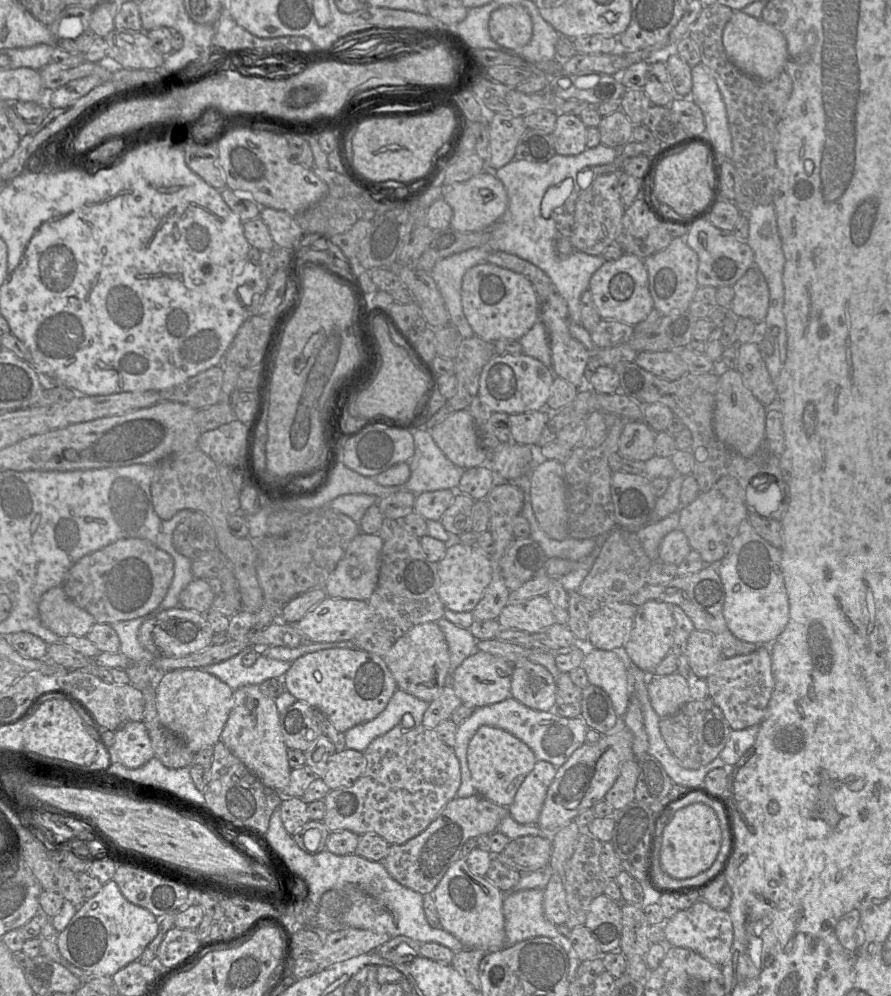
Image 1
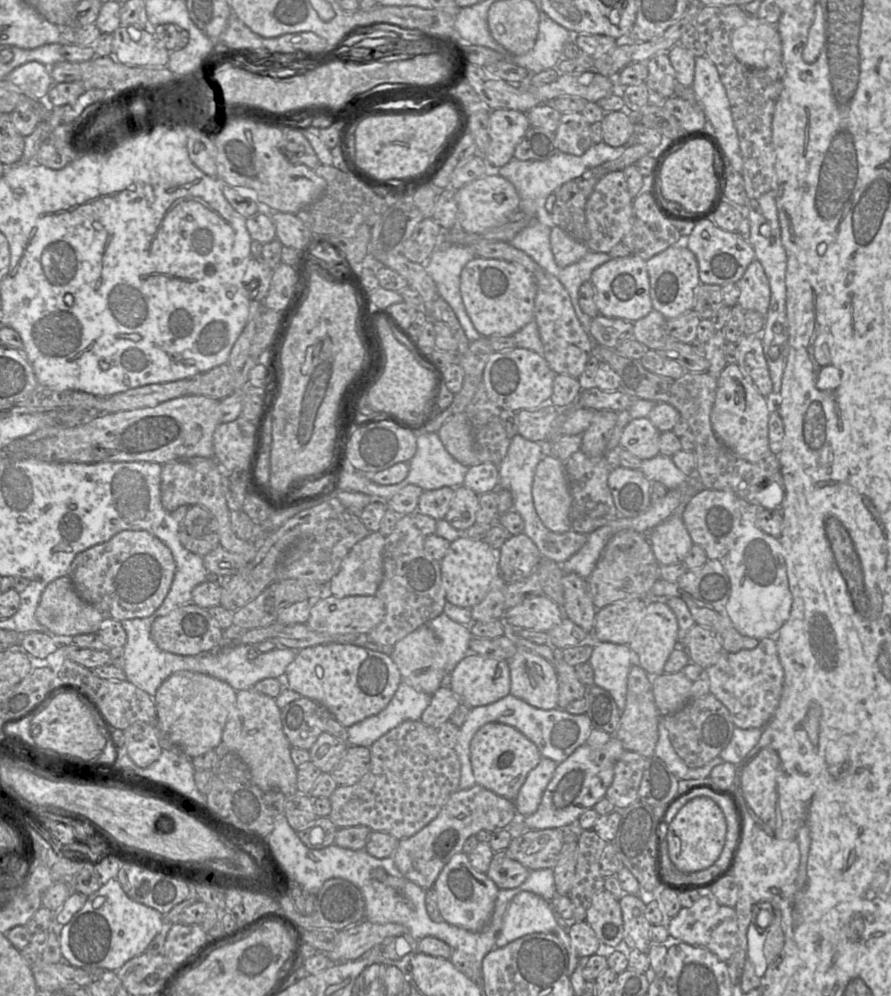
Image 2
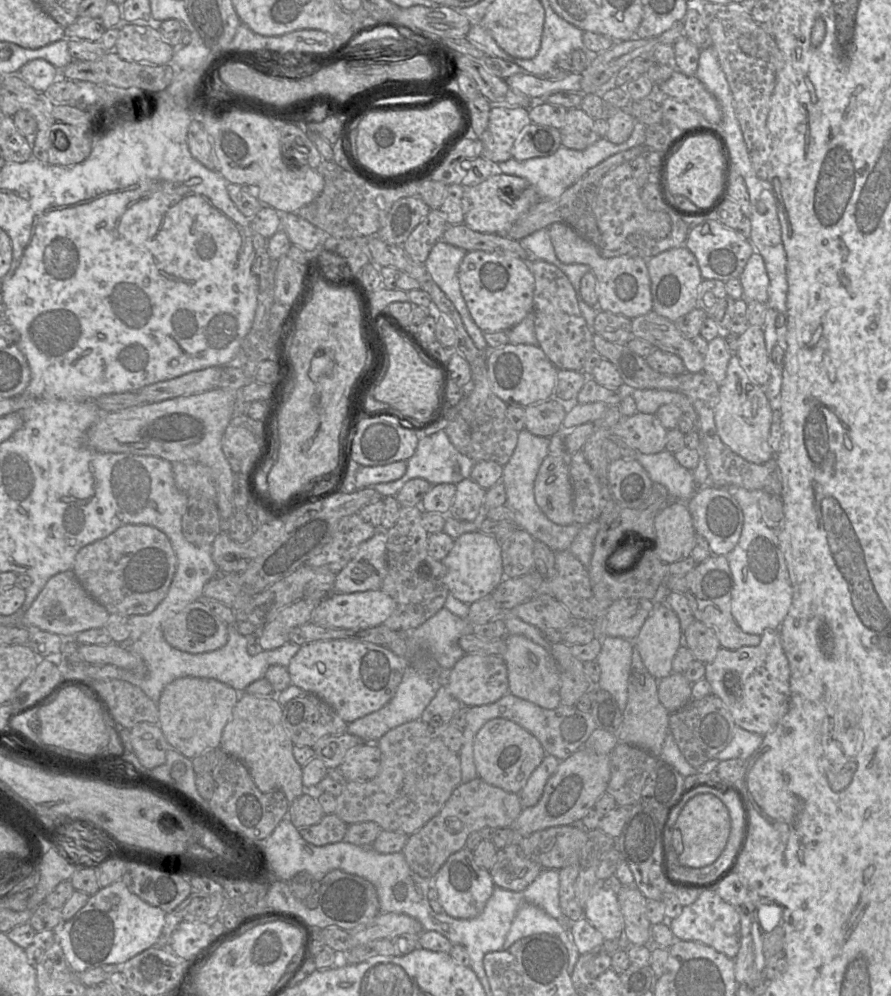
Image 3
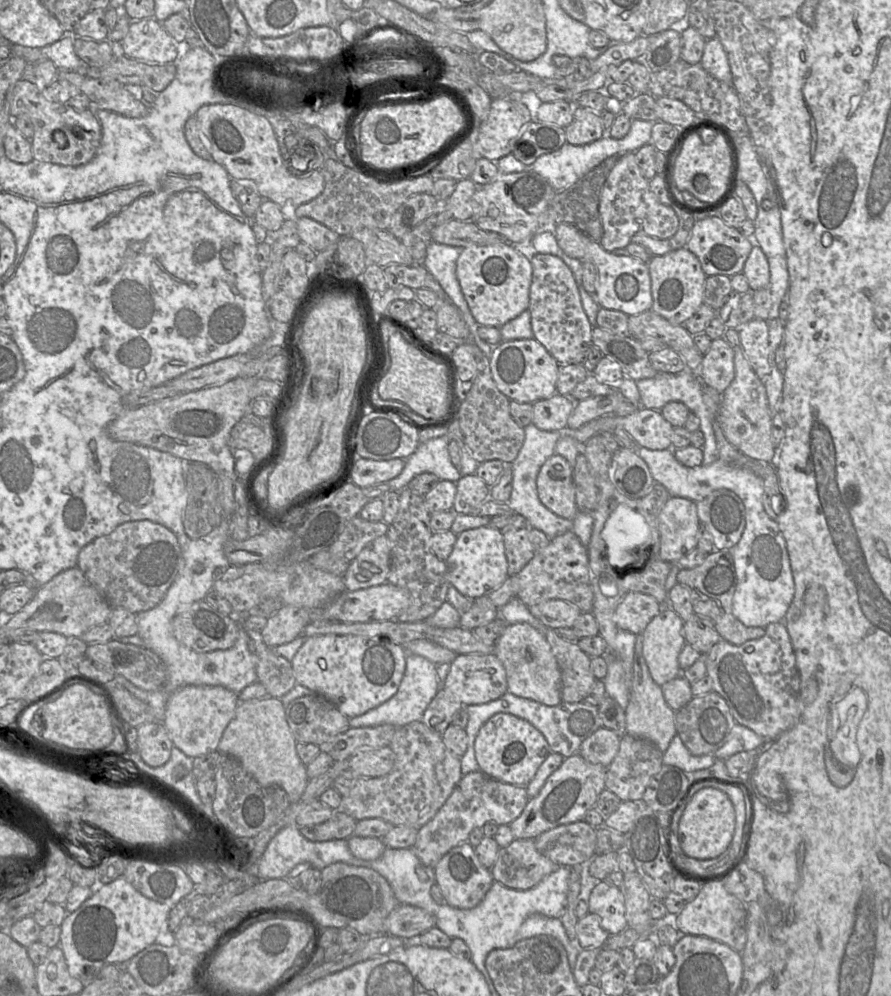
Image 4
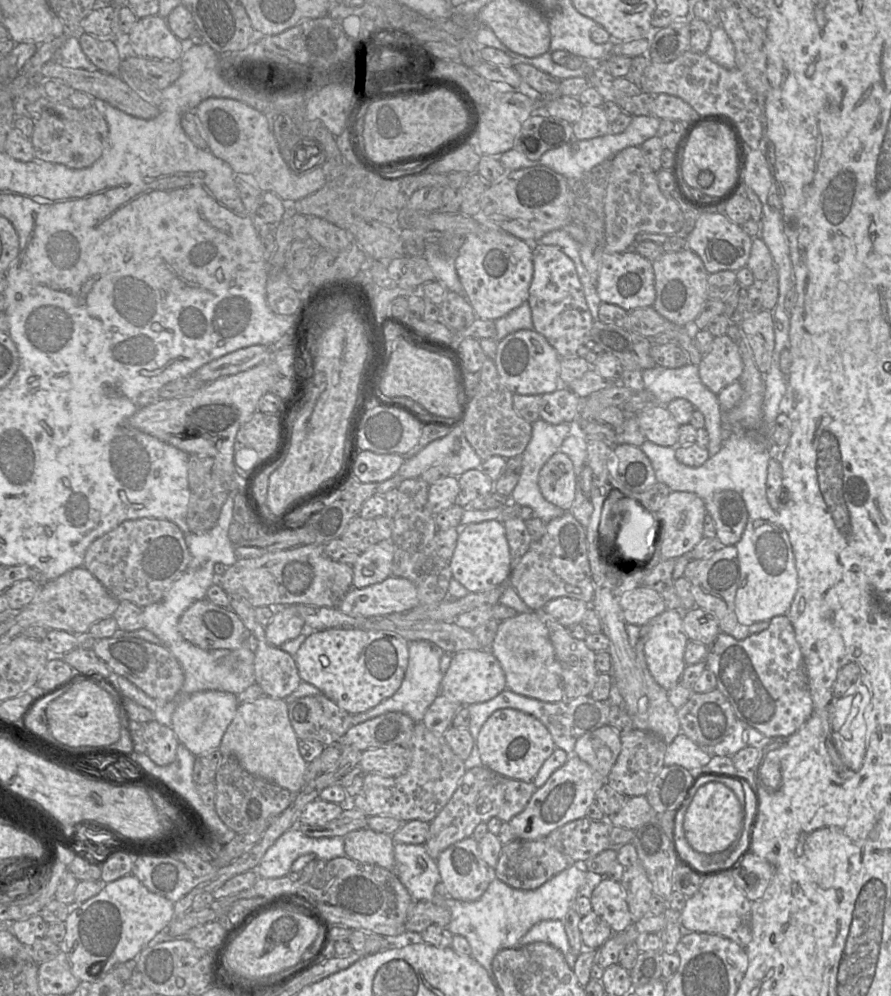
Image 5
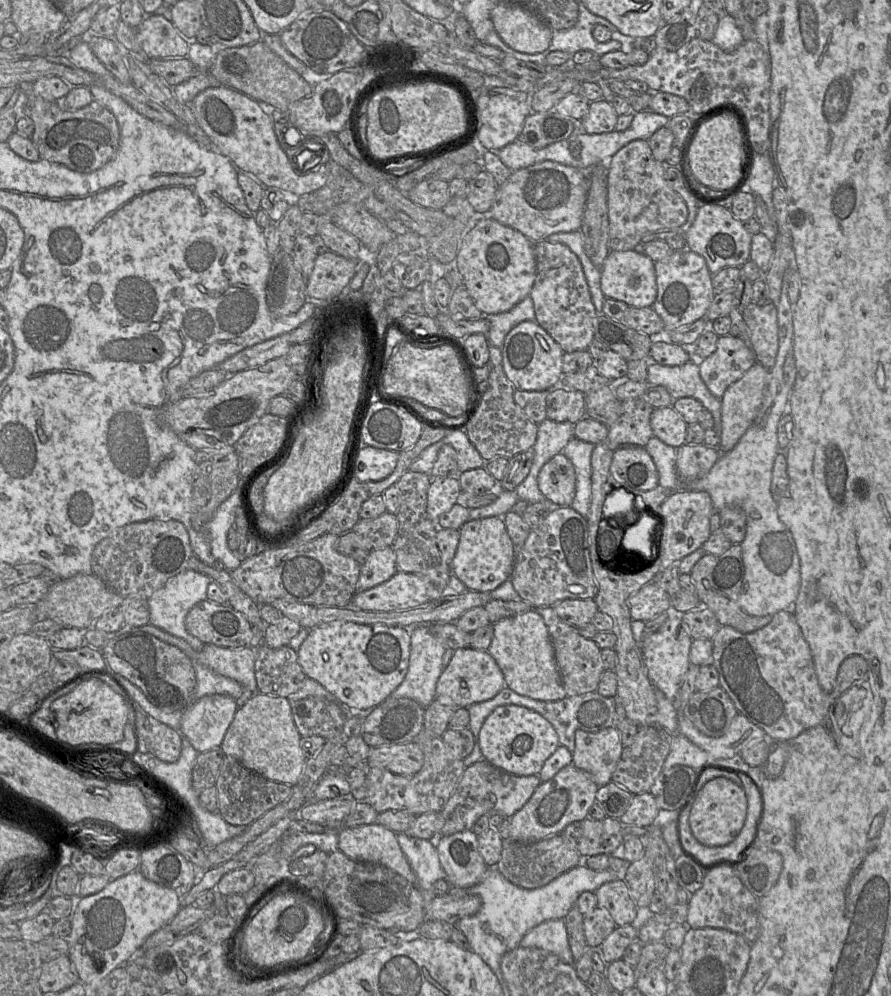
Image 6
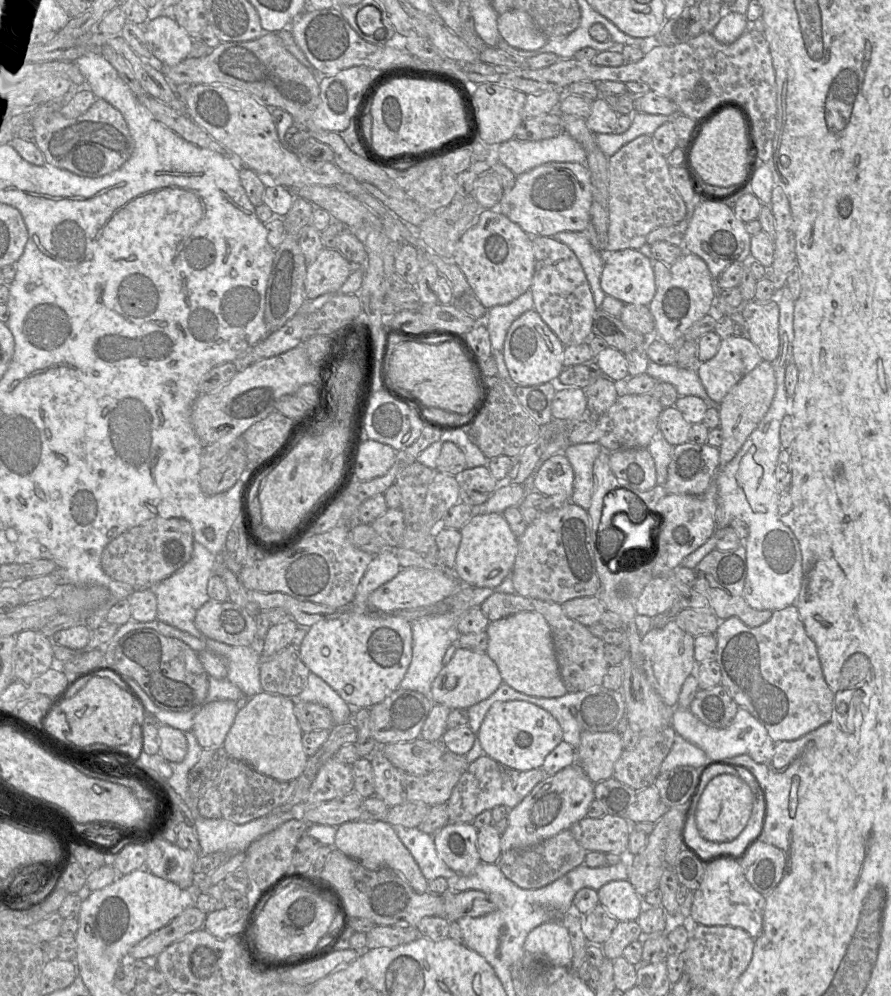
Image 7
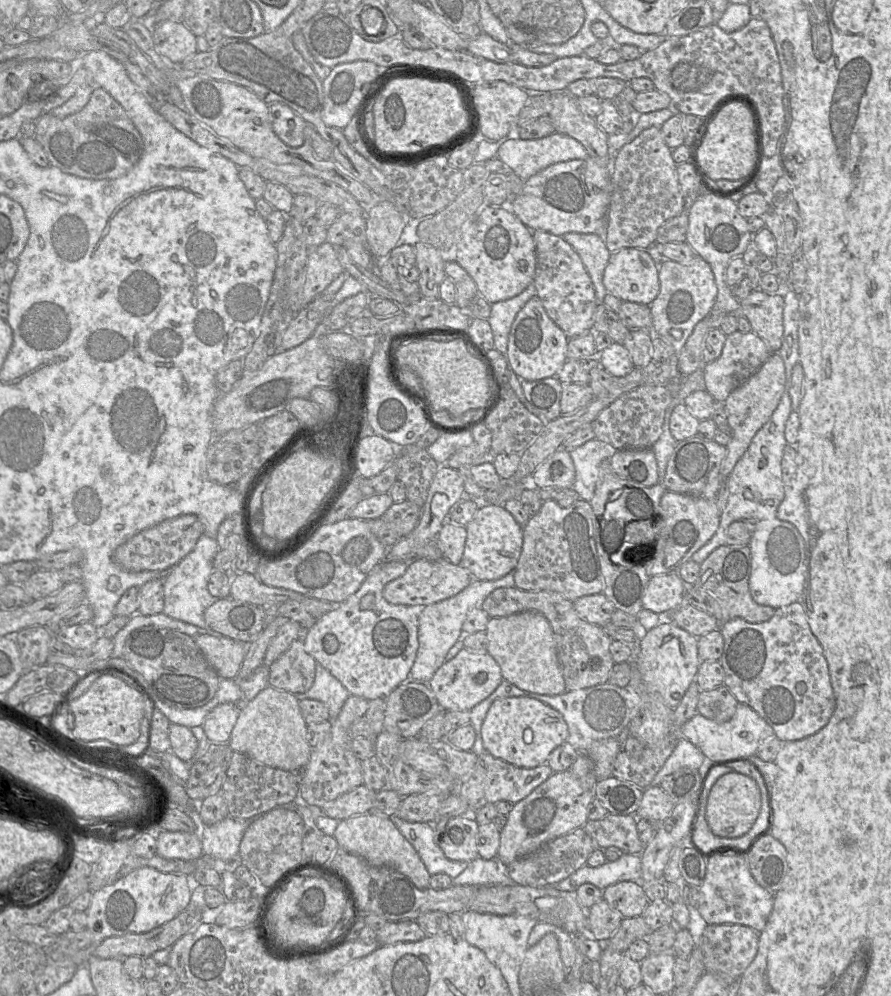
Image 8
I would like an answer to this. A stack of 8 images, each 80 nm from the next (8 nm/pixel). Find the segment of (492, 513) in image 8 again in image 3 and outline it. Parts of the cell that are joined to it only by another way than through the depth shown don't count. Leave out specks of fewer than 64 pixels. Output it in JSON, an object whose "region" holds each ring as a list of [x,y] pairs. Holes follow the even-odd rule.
{"region":[[[480,531],[465,533],[455,539],[452,549],[441,562],[445,568],[444,582],[449,593],[468,605],[489,596],[505,577],[501,543],[495,535]]]}

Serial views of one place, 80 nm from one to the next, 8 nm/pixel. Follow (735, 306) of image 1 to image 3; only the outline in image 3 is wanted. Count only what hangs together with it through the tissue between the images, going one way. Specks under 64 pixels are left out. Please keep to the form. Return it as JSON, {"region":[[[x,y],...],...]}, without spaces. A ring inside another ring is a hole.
{"region":[[[756,250],[749,257],[739,279],[743,288],[742,298],[747,302],[767,302],[769,277],[763,257]]]}

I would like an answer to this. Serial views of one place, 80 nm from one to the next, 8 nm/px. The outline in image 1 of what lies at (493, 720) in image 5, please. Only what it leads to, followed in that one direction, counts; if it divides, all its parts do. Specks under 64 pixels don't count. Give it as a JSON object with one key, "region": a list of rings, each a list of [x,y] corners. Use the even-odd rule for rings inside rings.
{"region":[[[480,726],[468,744],[467,763],[476,792],[503,807],[511,805],[536,762],[535,754],[523,741],[497,727]]]}

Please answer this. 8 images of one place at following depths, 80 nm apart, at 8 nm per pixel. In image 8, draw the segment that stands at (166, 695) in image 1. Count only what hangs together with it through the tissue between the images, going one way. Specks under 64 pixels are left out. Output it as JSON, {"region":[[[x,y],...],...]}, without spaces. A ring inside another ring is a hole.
{"region":[[[222,703],[206,716],[202,728],[211,743],[229,743],[232,730],[239,715],[239,705]]]}

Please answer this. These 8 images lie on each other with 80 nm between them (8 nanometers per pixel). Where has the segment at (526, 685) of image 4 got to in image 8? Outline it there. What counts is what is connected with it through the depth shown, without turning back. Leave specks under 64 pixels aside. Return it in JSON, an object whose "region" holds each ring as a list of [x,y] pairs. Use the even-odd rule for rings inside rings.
{"region":[[[525,611],[507,617],[490,618],[485,633],[488,639],[487,653],[499,665],[505,681],[521,690],[541,695],[559,695],[567,691],[554,633],[544,615]]]}

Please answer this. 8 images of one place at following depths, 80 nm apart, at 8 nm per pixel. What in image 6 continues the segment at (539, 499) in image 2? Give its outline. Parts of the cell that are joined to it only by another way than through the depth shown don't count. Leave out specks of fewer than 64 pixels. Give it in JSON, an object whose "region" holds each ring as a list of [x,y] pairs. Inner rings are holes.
{"region":[[[563,454],[551,458],[538,474],[538,488],[545,498],[561,507],[571,506],[576,492],[573,464]]]}

